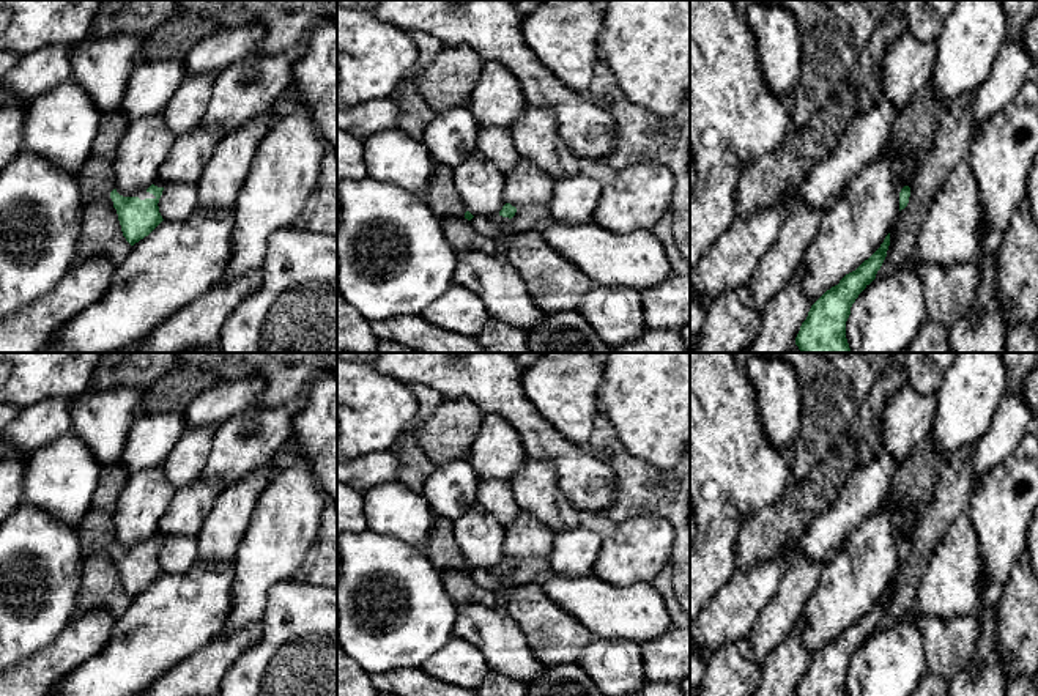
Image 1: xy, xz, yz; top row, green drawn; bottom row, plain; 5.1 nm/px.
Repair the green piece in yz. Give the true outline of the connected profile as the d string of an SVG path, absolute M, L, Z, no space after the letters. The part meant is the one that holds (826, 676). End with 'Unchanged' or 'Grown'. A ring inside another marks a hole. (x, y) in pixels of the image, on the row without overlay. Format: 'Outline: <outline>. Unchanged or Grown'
Outline: M890 586L880 600L838 638L827 642L810 661L795 696L847 696L846 674L858 647L876 631L890 598Z. Unchanged

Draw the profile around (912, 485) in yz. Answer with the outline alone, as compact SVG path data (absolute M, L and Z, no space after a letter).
M931 435L899 463L890 485L890 502L899 510L923 509L932 498L934 483L950 455L942 452Z

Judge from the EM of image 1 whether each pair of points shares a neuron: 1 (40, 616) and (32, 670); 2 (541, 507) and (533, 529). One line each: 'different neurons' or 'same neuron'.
1: different neurons
2: different neurons

